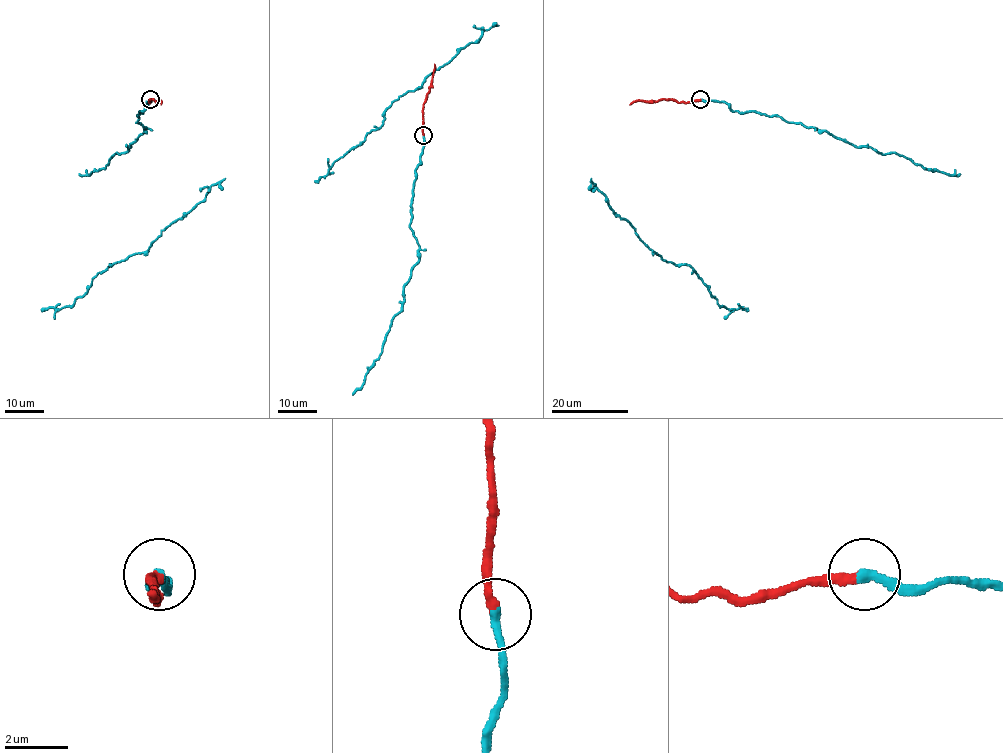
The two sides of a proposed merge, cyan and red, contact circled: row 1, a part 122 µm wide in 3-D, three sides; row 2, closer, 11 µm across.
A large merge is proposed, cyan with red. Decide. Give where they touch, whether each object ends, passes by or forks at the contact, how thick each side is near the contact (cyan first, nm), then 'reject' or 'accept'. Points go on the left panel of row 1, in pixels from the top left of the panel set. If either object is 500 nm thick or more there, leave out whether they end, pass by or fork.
place (150, 99); cyan ends; red ends; calibres 300 and 280 nm; accept

